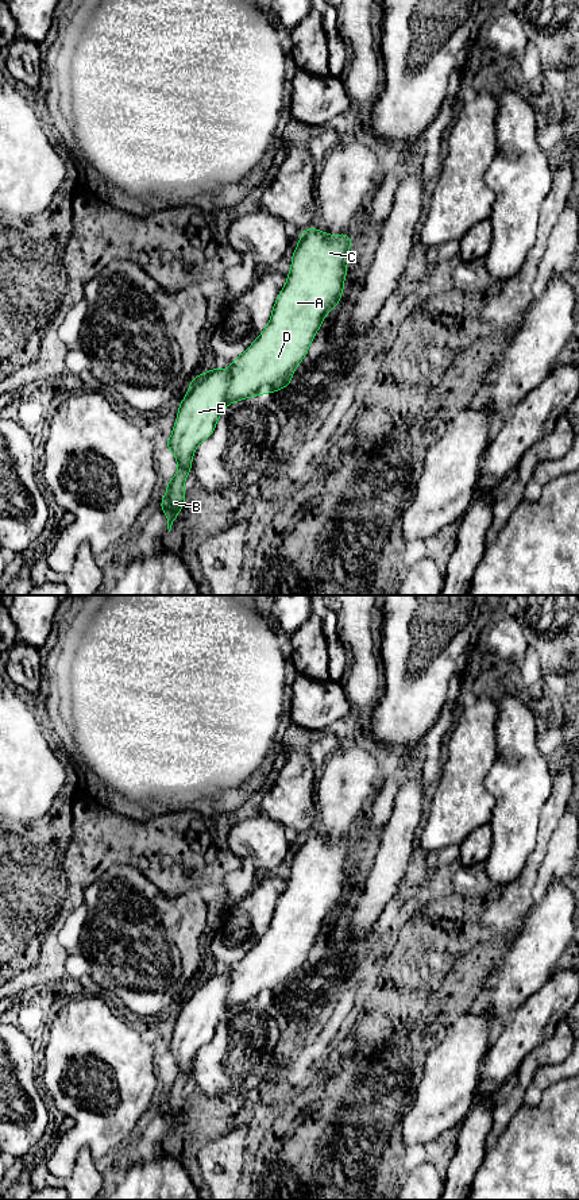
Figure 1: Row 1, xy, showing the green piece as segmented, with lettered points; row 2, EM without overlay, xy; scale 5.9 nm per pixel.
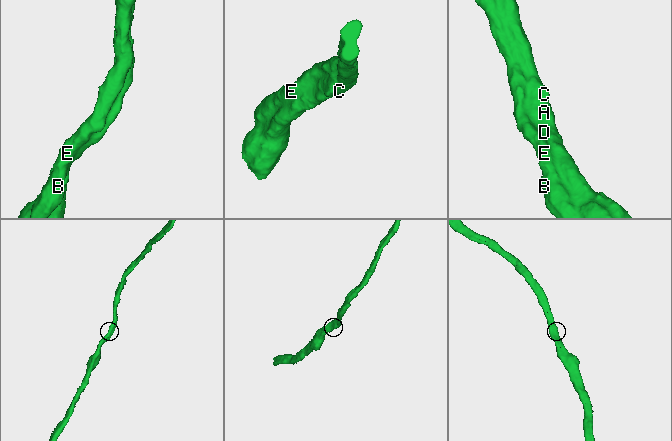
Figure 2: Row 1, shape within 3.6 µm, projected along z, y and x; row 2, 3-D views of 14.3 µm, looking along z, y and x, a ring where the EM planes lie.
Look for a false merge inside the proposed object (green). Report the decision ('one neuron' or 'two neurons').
one neuron

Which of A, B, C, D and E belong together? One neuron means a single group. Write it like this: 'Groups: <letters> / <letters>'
Groups: A B C D E

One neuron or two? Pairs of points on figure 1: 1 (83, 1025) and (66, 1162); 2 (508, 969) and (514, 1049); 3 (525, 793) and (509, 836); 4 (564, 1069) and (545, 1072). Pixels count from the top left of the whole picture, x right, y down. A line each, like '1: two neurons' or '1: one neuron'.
1: one neuron
2: two neurons
3: one neuron
4: one neuron

